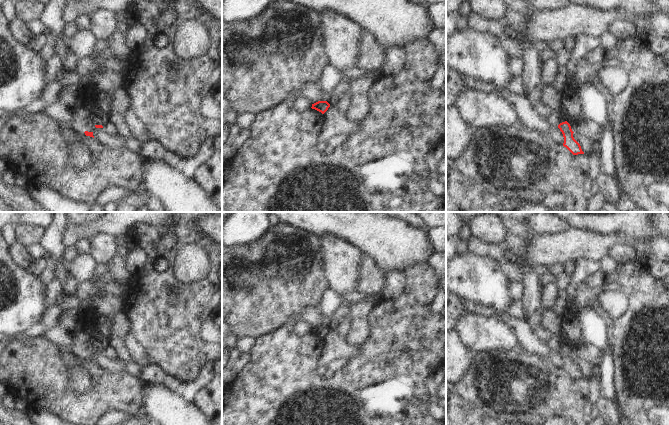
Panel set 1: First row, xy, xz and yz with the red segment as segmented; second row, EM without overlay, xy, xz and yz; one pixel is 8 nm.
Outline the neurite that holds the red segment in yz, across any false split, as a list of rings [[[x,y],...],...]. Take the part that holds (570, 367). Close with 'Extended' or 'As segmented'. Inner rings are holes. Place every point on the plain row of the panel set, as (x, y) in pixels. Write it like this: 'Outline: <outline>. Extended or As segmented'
Outline: [[[565,345],[560,347],[558,352],[564,361],[563,370],[566,371],[573,379],[584,378],[580,368],[573,361],[574,356],[572,355],[570,348]]]. As segmented

